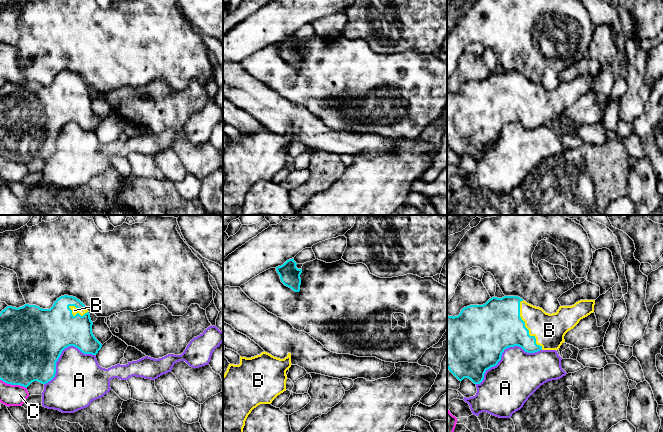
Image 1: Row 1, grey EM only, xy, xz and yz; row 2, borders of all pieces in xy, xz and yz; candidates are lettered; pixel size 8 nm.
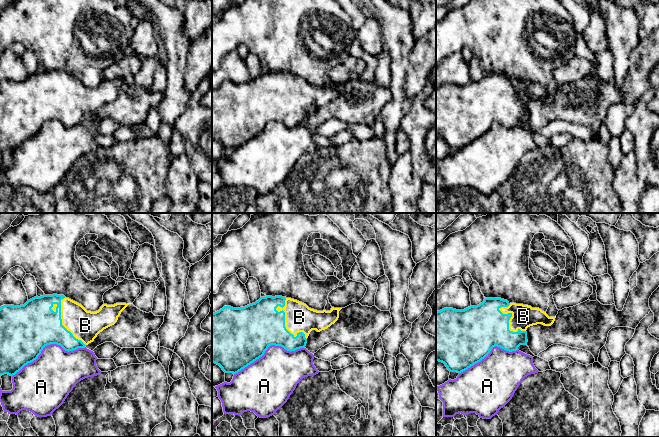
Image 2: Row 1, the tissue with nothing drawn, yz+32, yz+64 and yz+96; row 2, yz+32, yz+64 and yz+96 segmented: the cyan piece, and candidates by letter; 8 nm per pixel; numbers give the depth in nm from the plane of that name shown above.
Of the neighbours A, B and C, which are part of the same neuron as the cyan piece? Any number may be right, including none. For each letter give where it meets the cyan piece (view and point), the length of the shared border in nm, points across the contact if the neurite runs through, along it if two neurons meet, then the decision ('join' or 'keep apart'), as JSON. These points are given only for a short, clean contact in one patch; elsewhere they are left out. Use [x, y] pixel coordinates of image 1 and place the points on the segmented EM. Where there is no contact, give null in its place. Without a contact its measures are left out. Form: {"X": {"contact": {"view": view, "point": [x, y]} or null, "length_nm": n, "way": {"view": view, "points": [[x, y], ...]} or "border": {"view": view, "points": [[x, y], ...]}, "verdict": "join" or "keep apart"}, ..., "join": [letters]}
{"A": {"contact": {"view": "yz", "point": [503, 351]}, "length_nm": 600, "verdict": "keep apart"}, "B": {"contact": {"view": "yz", "point": [524, 326]}, "length_nm": 440, "verdict": "join"}, "C": {"contact": {"view": "xy", "point": [13, 384]}, "length_nm": 220, "verdict": "keep apart"}, "join": ["B"]}

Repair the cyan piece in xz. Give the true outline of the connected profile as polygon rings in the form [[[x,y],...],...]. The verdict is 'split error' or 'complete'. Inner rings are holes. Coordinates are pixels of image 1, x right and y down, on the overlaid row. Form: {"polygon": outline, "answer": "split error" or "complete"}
{"polygon": [[[294,259],[287,260],[283,265],[276,267],[281,282],[295,292],[300,291],[302,269],[296,267]]], "answer": "complete"}

